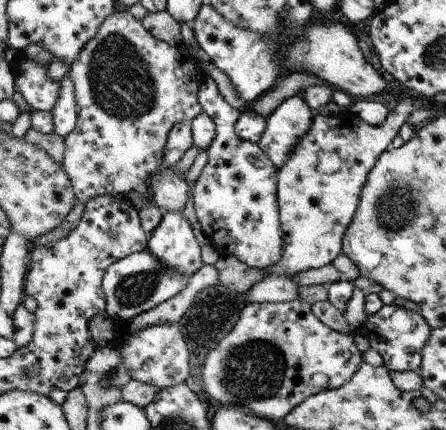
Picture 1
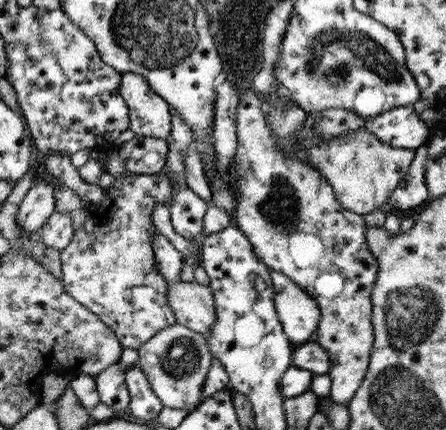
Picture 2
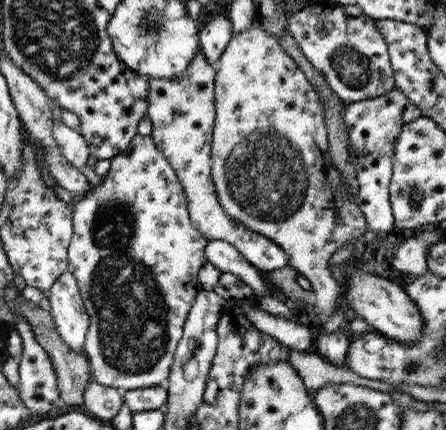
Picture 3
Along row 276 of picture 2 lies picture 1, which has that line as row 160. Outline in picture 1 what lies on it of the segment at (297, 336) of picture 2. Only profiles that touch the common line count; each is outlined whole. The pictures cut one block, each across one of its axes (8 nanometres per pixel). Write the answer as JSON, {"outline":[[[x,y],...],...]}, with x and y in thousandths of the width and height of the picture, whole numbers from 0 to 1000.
{"outline":[[[675,209],[657,228],[643,228],[635,242],[626,242],[599,274],[599,302],[590,302],[590,321],[581,321],[581,344],[608,367],[608,381],[626,391],[666,326],[688,312],[697,288],[702,260],[684,247]]]}

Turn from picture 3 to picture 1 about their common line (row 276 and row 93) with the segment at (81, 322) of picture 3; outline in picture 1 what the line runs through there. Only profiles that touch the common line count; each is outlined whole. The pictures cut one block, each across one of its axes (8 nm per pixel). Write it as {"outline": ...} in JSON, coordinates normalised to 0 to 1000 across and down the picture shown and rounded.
{"outline":[[[146,172],[132,195],[141,200],[137,209],[137,228],[132,242],[114,256],[119,270],[119,312],[146,321],[150,312],[159,312],[159,302],[168,302],[168,284],[177,270],[173,242],[168,242],[168,195],[155,186],[155,177]]]}

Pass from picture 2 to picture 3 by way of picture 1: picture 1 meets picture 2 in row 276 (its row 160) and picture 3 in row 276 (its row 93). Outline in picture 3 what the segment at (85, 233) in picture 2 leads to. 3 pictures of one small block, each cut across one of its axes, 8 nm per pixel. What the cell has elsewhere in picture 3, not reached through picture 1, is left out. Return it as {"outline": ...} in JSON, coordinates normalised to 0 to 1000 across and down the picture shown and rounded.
{"outline":[[[307,307],[298,316],[289,344],[249,372],[249,391],[244,391],[240,409],[226,414],[226,428],[213,433],[200,456],[177,460],[168,470],[164,516],[168,516],[168,549],[159,553],[159,572],[150,581],[150,605],[155,605],[150,637],[168,642],[173,665],[177,665],[177,693],[186,698],[191,721],[200,730],[200,772],[191,781],[186,828],[195,833],[195,847],[200,847],[204,888],[217,888],[226,898],[249,898],[249,902],[276,902],[285,912],[289,907],[343,902],[361,884],[374,884],[379,870],[383,870],[383,851],[388,851],[388,833],[392,833],[392,819],[397,819],[397,800],[410,786],[415,744],[419,744],[424,726],[433,721],[433,712],[442,702],[442,688],[451,679],[451,665],[446,665],[446,628],[455,628],[455,619],[464,619],[469,605],[464,605],[464,591],[460,591],[464,586],[464,563],[446,544],[446,535],[437,530],[437,521],[424,507],[415,442],[410,442],[397,405],[388,400],[383,381],[370,372],[365,353],[348,340],[348,330],[343,330],[339,316],[316,316]]]}

